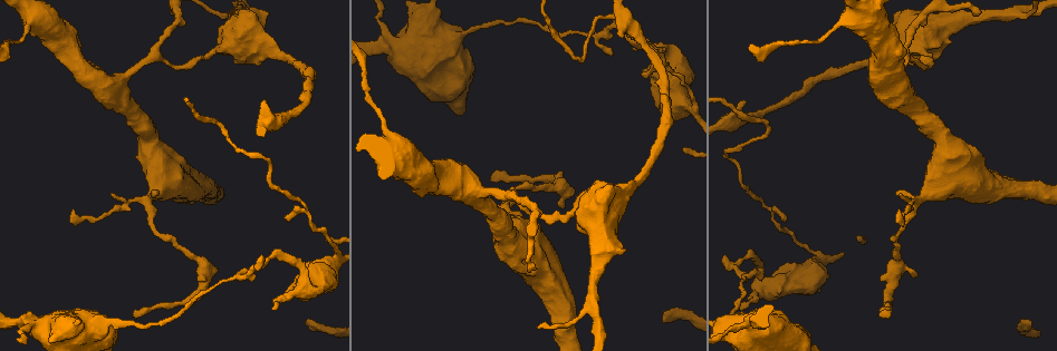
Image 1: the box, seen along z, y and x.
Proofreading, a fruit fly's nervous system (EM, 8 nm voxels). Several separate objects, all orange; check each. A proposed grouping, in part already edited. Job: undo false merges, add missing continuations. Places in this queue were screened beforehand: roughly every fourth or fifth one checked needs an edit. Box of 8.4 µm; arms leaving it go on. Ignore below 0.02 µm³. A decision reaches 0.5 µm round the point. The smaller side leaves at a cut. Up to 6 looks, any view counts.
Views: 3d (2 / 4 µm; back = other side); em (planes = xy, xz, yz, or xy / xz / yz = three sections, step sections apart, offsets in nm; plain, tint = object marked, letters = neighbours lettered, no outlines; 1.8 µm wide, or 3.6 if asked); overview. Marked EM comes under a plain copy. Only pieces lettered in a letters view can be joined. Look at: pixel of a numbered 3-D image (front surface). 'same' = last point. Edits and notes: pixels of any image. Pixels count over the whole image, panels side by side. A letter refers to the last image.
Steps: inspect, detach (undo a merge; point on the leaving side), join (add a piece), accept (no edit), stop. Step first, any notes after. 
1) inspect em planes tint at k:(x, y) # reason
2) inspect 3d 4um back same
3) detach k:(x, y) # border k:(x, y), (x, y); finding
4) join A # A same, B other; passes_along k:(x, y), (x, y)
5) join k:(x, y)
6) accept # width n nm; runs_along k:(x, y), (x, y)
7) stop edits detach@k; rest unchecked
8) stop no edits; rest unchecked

inspect em 3.6um planes letters at 1:(927, 55) # calibre changes

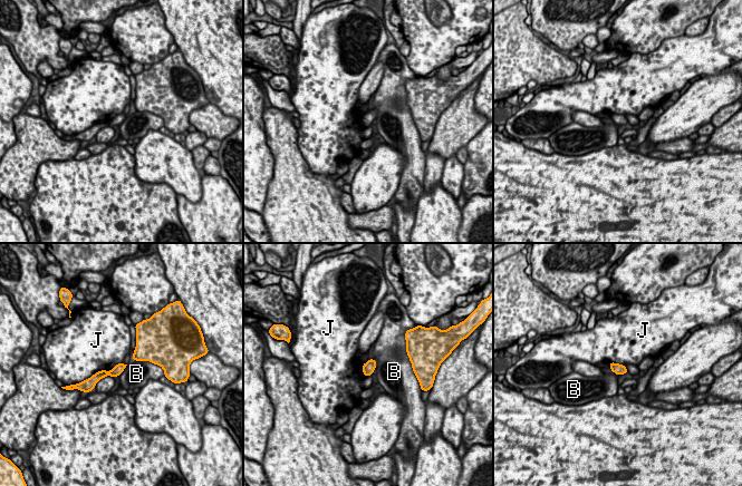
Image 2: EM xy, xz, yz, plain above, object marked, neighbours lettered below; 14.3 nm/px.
detach 2:(117, 369) # longest_contact J 650 nm; B other, J other; border 2:(107, 371), (109, 375); a second cell is stuck on

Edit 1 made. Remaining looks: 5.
inspect em planes tint at 1:(304, 285) # sharp bend

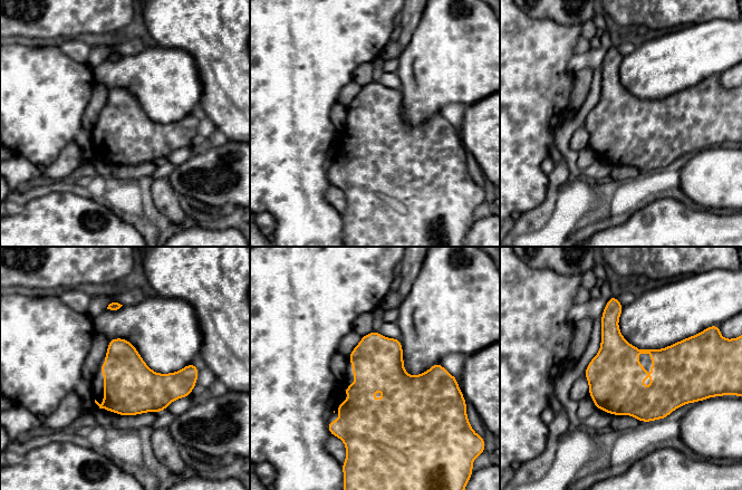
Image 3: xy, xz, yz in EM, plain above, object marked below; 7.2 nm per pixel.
inspect em planes letters same

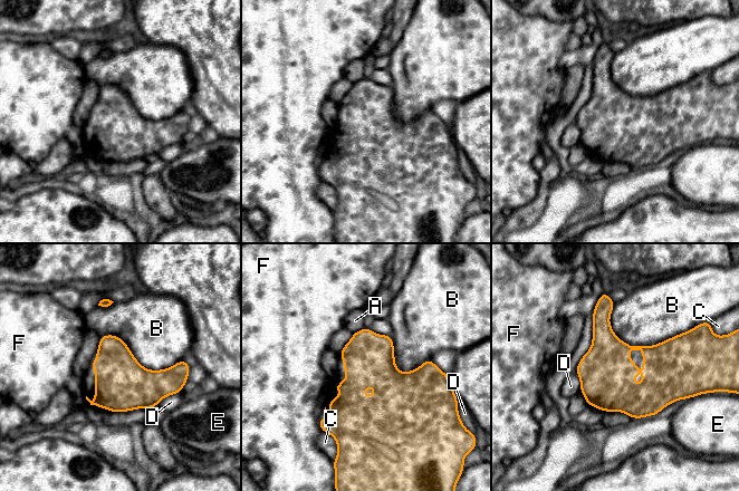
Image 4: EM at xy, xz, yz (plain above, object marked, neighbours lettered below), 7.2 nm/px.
accept # A other, B other, C other, D other, E other, F other; border 4:(608, 317), (632, 345), (684, 331); continuous, no second cell

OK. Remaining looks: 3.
inspect em 3.6um planes tint at 1:(889, 296)

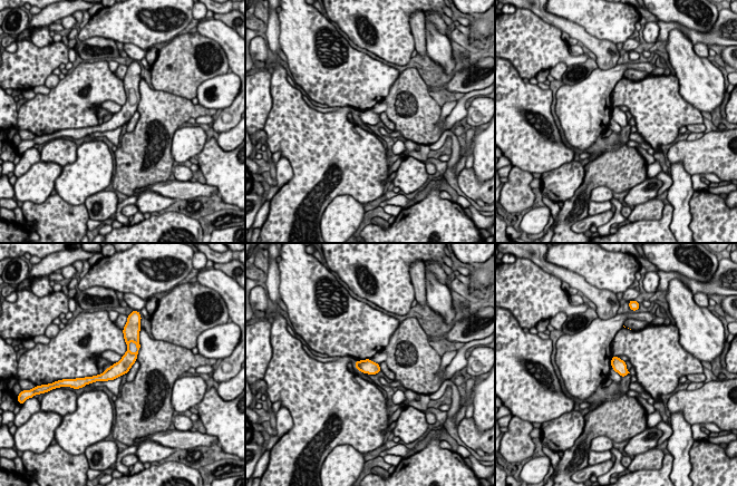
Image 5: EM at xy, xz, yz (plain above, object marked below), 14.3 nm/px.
inspect em 3.6um planes letters same

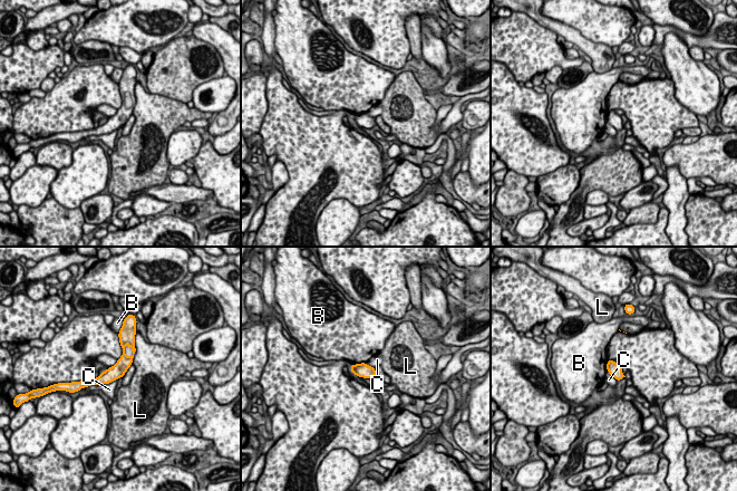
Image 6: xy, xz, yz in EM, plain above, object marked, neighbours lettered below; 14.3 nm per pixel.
accept # width 200 nm; longest_contact C 500 nm; B other, C other, L other; continuous, no second cell

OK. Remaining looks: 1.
stop edits detach@2; rest unchecked

